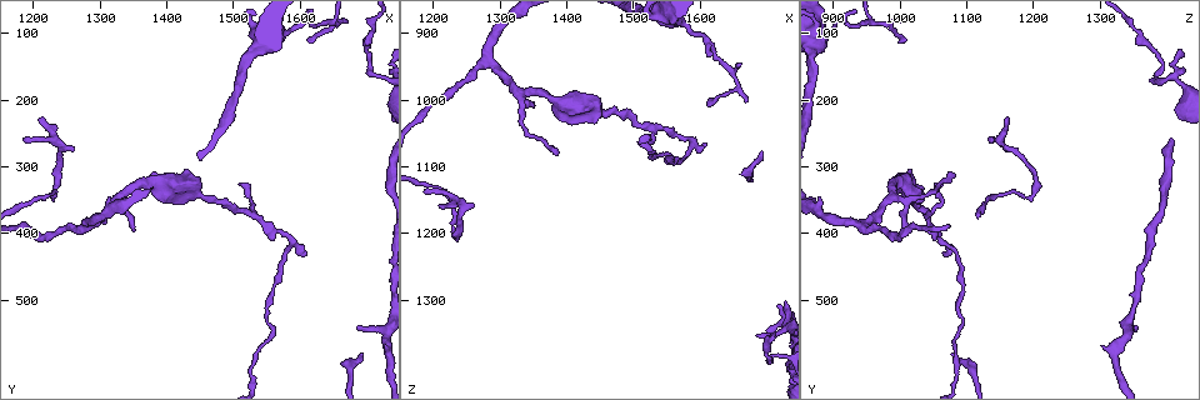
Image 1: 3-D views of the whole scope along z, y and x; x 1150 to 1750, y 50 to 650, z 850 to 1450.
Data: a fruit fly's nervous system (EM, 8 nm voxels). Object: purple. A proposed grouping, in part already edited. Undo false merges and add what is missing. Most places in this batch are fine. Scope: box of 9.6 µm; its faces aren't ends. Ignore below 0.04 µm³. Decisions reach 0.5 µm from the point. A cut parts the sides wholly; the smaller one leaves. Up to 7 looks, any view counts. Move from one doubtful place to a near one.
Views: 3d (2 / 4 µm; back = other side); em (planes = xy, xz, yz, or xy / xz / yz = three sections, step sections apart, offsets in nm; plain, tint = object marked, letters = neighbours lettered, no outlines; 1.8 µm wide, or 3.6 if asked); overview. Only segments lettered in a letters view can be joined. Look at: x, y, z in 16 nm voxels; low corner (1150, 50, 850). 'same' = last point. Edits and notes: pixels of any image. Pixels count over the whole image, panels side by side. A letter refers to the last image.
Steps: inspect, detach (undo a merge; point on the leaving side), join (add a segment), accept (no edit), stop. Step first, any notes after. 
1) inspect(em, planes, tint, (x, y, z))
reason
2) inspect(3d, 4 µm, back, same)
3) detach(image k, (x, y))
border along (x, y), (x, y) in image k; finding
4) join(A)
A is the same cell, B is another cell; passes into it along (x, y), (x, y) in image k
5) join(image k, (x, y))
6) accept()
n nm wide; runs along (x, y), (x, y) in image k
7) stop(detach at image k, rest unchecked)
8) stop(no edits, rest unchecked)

inspect(3d, 2 µm, (1585, 410, 1060))
abrupt turn

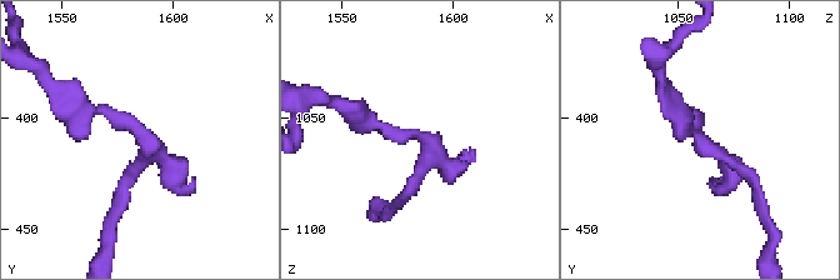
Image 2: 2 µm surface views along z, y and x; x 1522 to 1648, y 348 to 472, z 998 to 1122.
inspect(em, xy, step 4, tint, (1586, 410, 1059))

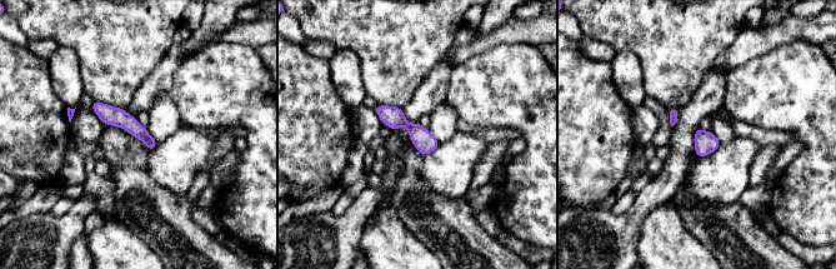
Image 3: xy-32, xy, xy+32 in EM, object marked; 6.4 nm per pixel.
inspect(em, xz, step 4, letters, same)

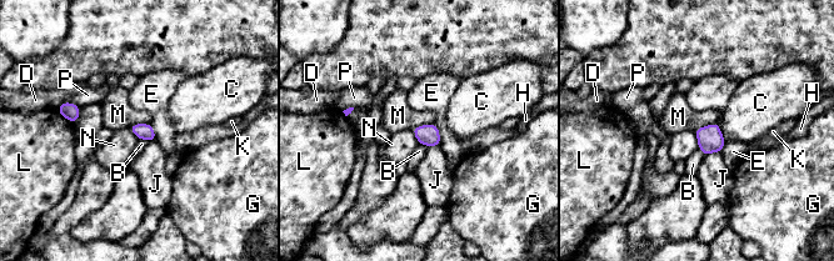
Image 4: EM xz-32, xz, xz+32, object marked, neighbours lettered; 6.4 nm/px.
accept()
110 nm wide; M touches over 170 nm; B, C, D, E, G, H, J, K, L, M, N and P are other cells; one cell here

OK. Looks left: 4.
inspect(3d, 4 µm, (1680, 535, 1355))
branch stops here

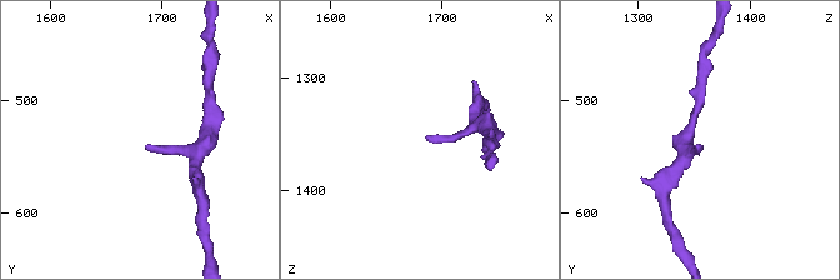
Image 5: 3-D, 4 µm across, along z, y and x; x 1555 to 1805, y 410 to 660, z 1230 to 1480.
inspect(em, planes, letters, (1688, 540, 1358))

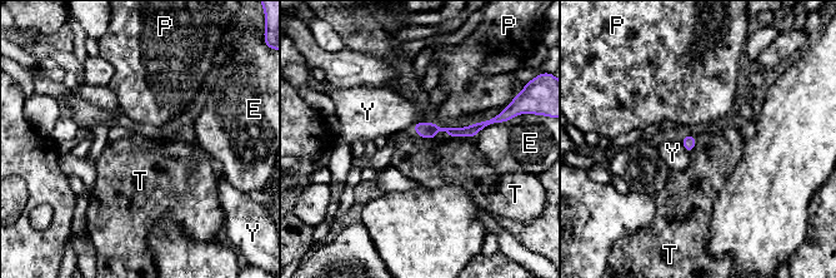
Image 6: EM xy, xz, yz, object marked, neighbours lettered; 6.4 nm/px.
accept()
E, P, T and Y are other cells; border along (419, 135), (434, 139) in image 6; no lettered segment goes on from it

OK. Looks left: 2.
inspect(em, planes, letters, (1510, 330, 1065))
branch stops here

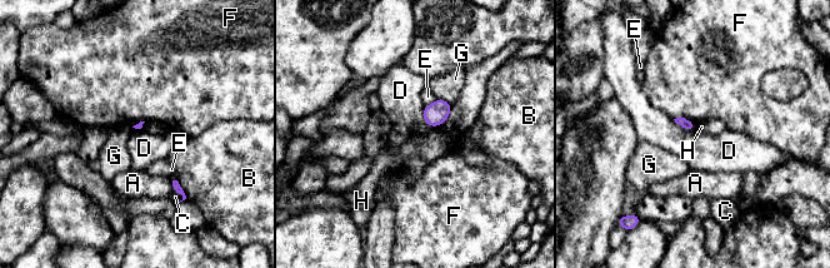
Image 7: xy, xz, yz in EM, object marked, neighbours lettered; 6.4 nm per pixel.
accept()
A, B, C, D, E, F, G and H are other cells; no lettered segment goes on from it

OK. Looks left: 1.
stop(no edits, rest unchecked)

